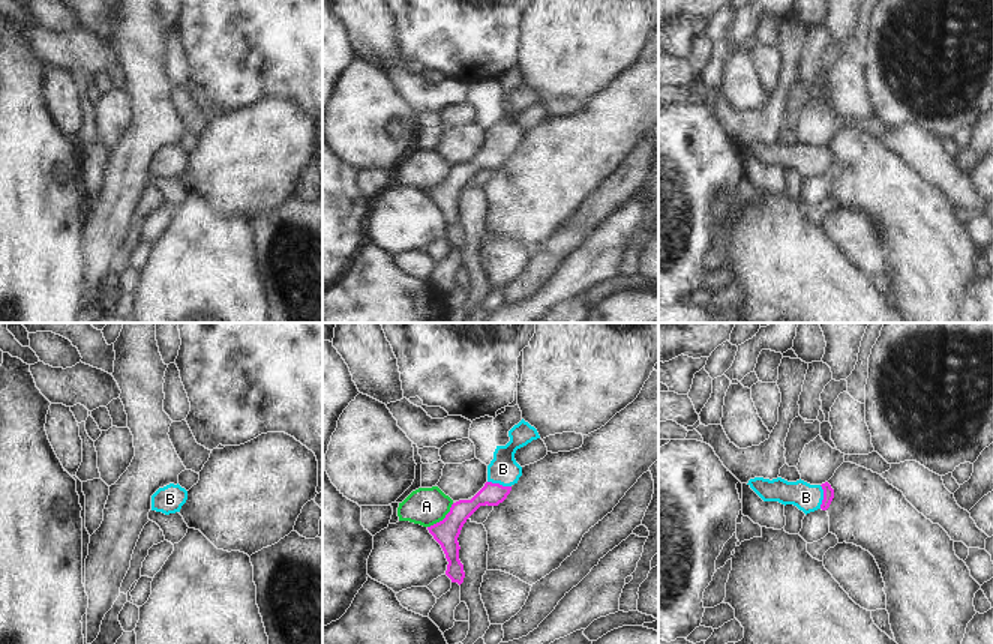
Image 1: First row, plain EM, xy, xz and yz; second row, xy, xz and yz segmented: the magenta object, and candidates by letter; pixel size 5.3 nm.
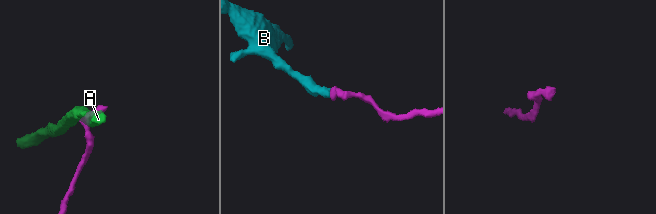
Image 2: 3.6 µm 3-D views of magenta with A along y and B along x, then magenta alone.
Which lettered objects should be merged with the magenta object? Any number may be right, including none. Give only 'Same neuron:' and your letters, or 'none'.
Same neuron: B

